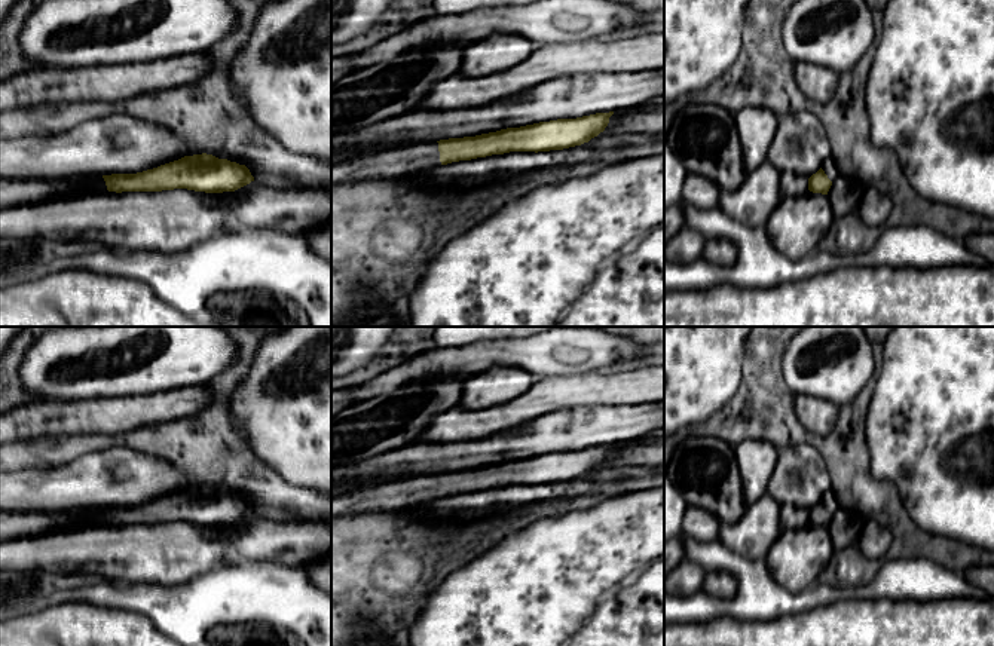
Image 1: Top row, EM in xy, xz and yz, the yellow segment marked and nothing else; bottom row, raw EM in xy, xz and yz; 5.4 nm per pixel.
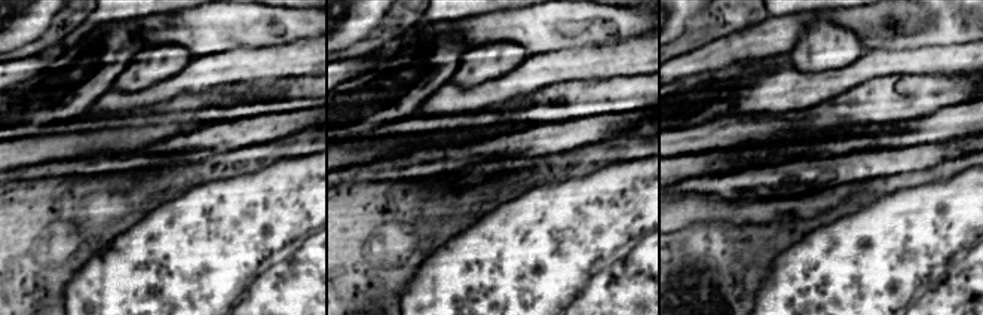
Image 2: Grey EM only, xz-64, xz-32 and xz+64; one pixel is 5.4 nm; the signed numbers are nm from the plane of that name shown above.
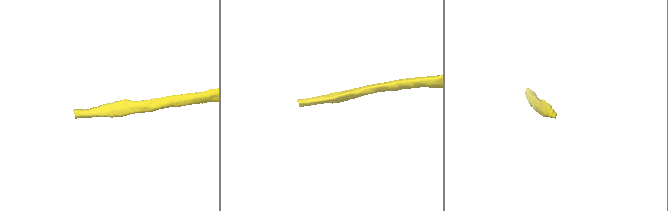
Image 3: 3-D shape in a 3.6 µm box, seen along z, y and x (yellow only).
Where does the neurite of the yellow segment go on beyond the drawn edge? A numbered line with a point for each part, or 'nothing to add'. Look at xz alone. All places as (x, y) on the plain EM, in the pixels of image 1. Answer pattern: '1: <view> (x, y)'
1: xz (406, 492)

